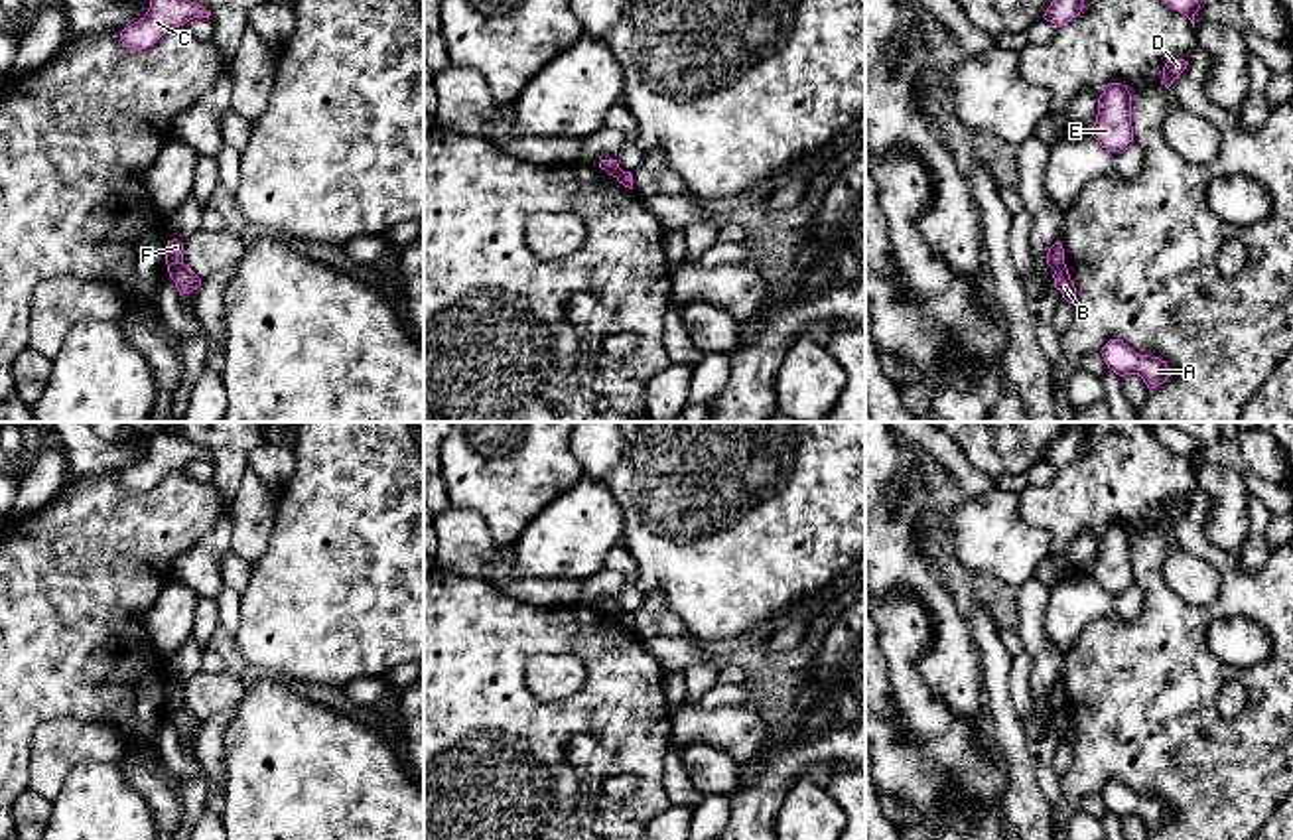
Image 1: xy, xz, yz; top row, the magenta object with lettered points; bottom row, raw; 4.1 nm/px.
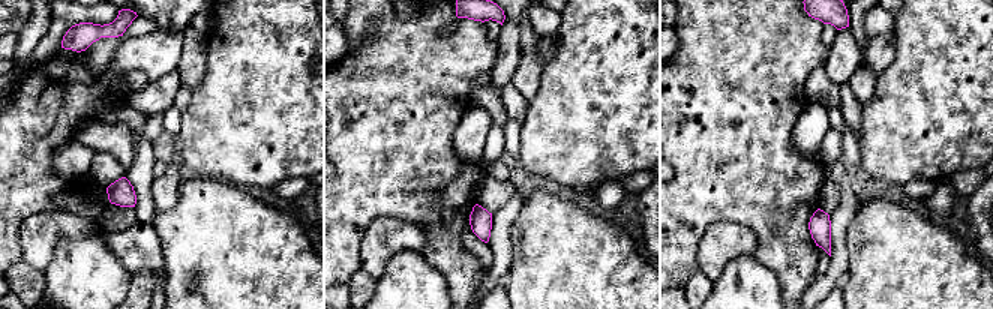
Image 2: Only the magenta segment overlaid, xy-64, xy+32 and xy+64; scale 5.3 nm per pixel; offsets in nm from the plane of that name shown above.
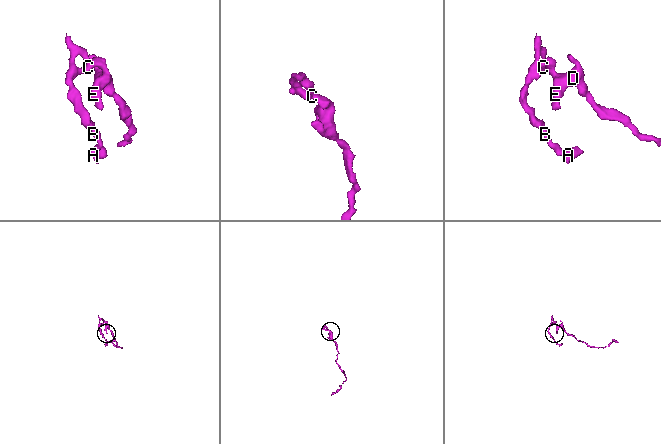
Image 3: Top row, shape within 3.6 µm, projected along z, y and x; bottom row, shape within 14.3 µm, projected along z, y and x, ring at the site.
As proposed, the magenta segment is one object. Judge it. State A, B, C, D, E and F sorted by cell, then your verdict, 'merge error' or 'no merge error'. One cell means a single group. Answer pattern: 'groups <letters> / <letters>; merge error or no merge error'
groups A B C D E F; no merge error

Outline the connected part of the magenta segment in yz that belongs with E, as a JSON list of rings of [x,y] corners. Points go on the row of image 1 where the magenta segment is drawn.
[[[1106,85],[1098,99],[1098,114],[1090,134],[1108,152],[1120,152],[1133,142],[1131,93],[1125,85]]]

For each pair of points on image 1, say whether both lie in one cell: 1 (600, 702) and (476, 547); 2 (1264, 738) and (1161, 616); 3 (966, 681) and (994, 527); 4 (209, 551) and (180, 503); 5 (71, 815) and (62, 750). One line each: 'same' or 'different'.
1: different
2: same
3: different
4: different
5: different

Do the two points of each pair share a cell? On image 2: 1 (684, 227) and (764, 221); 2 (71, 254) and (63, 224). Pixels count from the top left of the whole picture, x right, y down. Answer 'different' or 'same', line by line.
1: same
2: different

